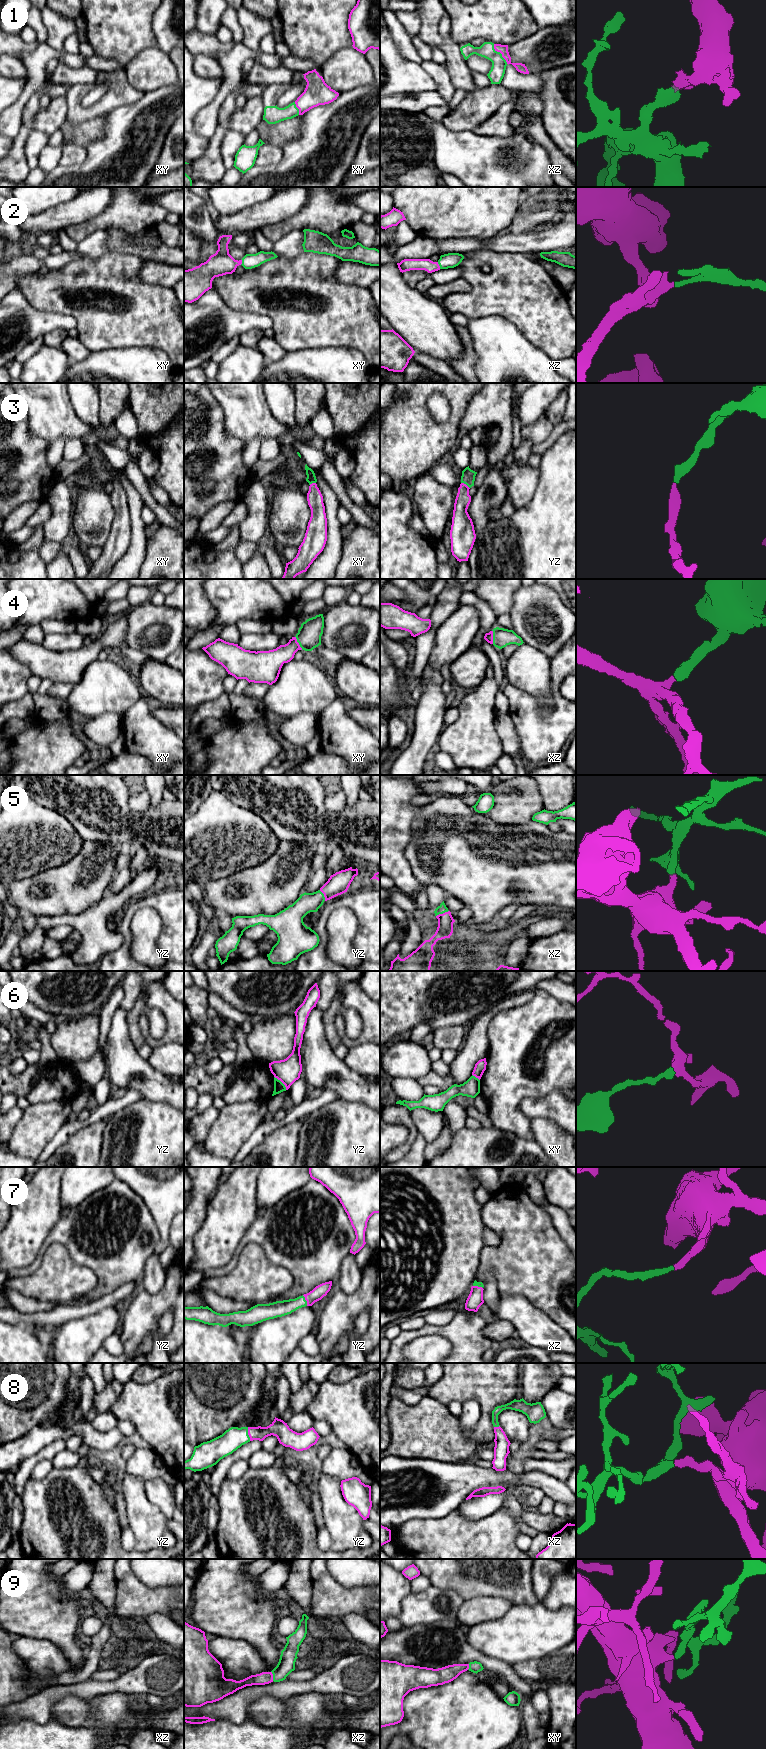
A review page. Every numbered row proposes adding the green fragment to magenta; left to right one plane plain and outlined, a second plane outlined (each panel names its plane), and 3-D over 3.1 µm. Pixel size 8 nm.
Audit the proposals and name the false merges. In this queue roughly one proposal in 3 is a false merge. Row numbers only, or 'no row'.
6

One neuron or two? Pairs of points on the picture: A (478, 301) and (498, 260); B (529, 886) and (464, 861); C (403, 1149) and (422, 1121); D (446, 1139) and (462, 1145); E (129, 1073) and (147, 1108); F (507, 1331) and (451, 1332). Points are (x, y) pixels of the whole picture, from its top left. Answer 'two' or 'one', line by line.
A: one
B: one
C: two
D: two
E: two
F: two

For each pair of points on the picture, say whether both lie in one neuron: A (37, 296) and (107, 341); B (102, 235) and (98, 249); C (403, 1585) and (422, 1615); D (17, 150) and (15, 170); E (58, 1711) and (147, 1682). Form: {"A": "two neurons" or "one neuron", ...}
{"A": "one neuron", "B": "one neuron", "C": "two neurons", "D": "one neuron", "E": "two neurons"}

